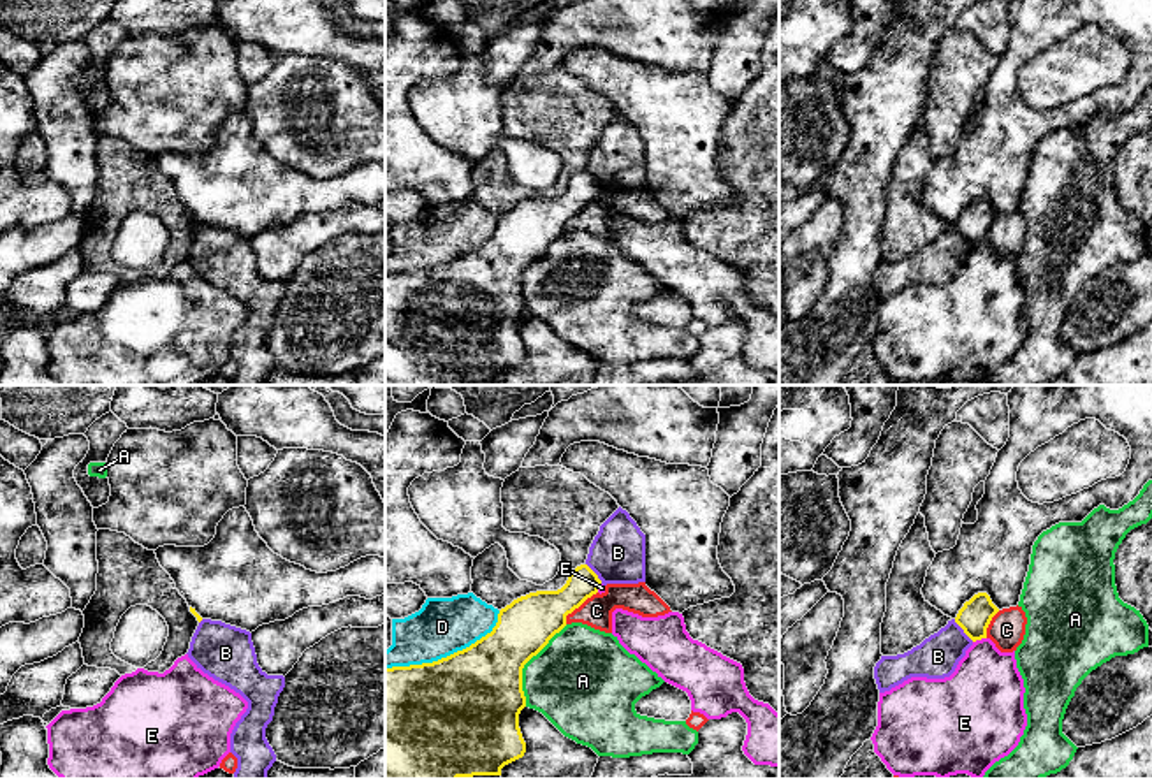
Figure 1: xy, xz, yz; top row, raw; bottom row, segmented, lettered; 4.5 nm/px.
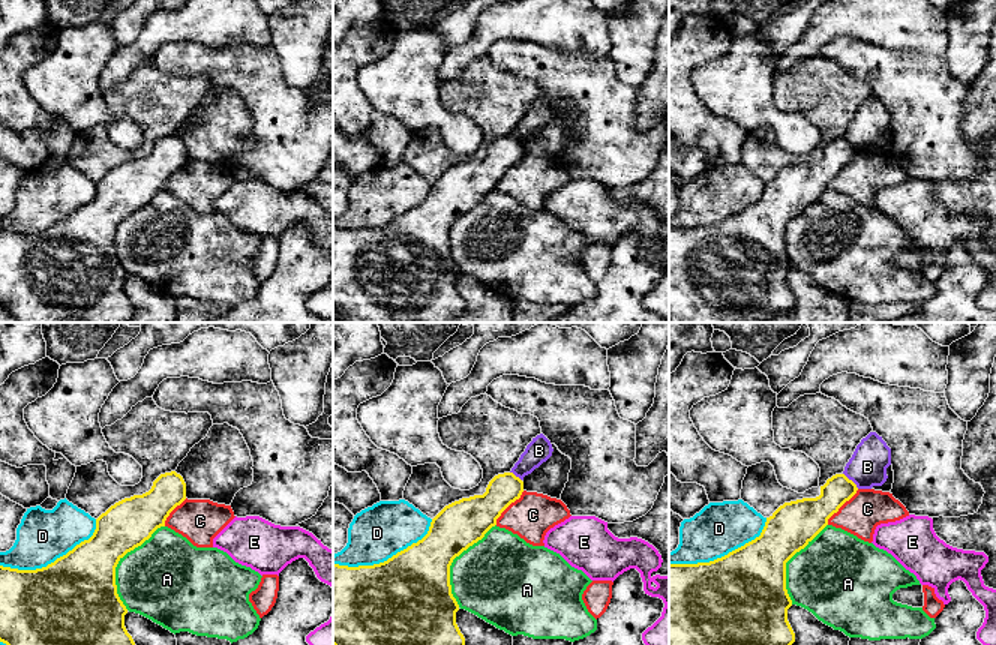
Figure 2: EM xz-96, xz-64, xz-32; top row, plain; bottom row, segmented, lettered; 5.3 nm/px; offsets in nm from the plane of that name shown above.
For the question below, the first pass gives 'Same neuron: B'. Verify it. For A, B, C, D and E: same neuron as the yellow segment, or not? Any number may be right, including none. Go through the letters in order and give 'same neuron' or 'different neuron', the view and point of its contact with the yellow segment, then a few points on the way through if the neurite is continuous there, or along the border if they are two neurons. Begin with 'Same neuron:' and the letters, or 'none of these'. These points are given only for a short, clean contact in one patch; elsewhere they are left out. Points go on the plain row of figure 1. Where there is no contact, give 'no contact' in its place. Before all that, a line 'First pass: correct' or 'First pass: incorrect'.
First pass: incorrect
Same neuron: none of these
A: different neuron; meets yellow in xz at (524, 269)
B: different neuron; meets yellow in yz at (962, 234); border along yz (954, 225), (973, 247)
C: different neuron; meets yellow in xz at (577, 213)
D: different neuron; meets yellow in xz at (447, 262)
E: different neuron; meets yellow in yz at (978, 245); border along yz (985, 243), (973, 248)

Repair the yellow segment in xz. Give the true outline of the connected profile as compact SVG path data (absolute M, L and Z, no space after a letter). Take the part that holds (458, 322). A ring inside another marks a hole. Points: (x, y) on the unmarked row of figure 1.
M587 172L570 178L558 197L536 197L499 216L491 239L433 269L385 274L385 385L459 385L501 382L501 375L526 359L519 320L526 313L522 274L566 232L566 222L598 199L602 186Z

